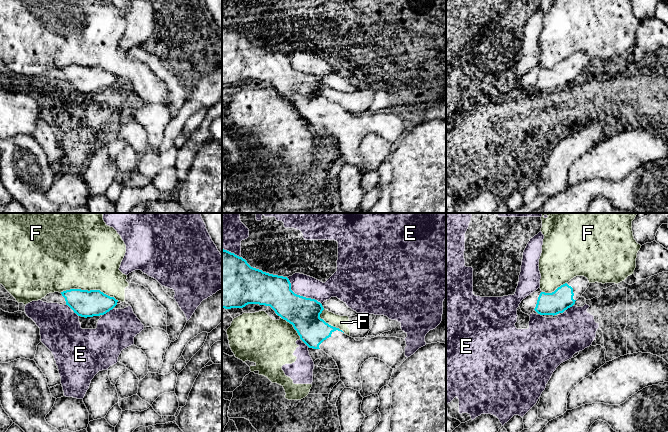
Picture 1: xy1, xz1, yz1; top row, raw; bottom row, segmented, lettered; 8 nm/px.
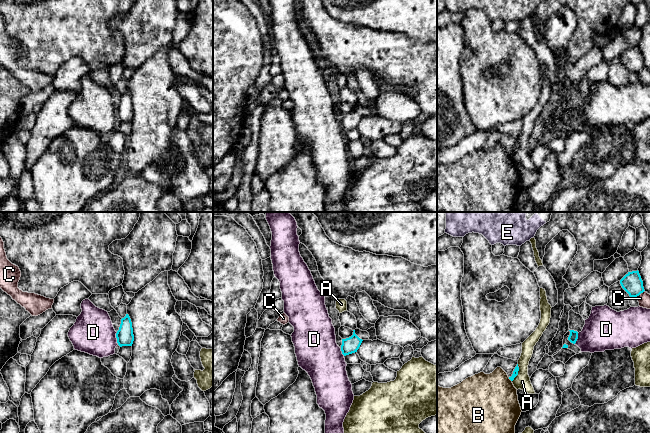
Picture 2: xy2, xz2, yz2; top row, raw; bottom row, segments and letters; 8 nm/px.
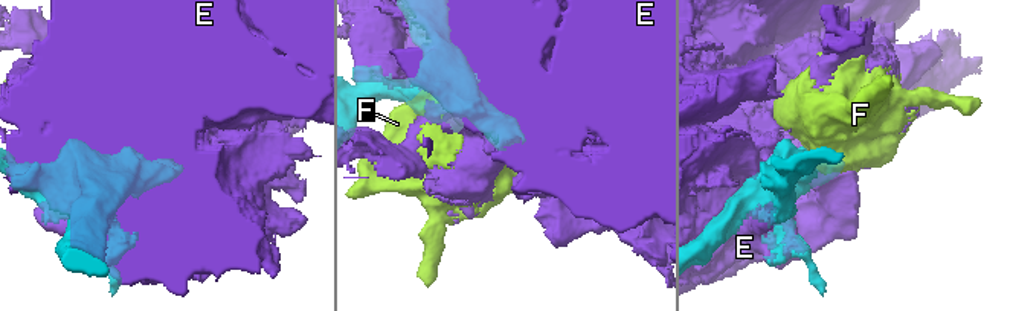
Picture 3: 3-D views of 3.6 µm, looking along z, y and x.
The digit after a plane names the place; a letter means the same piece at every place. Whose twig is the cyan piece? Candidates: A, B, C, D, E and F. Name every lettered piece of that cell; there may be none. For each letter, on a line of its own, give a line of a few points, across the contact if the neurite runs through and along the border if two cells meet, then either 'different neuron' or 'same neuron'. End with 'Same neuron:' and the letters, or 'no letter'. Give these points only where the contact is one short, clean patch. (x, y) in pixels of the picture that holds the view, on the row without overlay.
A: yz2 (518, 140), (518, 150), (512, 157) | different neuron
B: different neuron
C: different neuron
D: xy2 (116, 108), (116, 118), (118, 120) | different neuron
E: different neuron
F: different neuron
Same neuron: no letter

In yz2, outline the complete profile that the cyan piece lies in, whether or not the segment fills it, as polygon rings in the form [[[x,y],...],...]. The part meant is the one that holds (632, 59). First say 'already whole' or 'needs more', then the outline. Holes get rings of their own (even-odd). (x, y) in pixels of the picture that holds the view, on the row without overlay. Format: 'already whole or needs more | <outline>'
already whole | [[[638,46],[628,48],[620,56],[620,60],[630,73],[637,73],[645,67],[643,63],[643,57]]]

